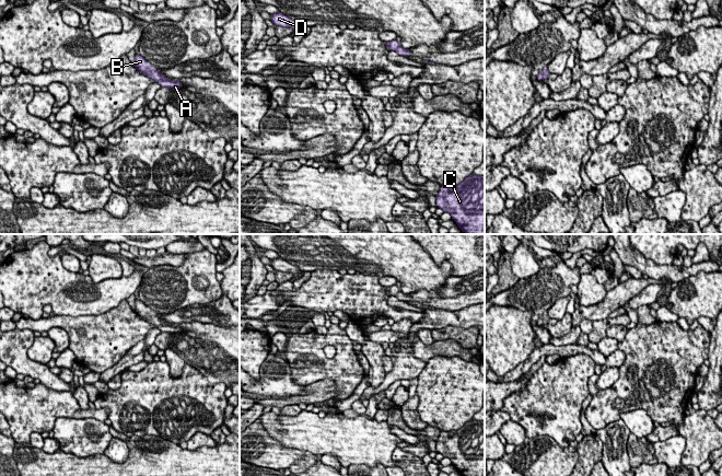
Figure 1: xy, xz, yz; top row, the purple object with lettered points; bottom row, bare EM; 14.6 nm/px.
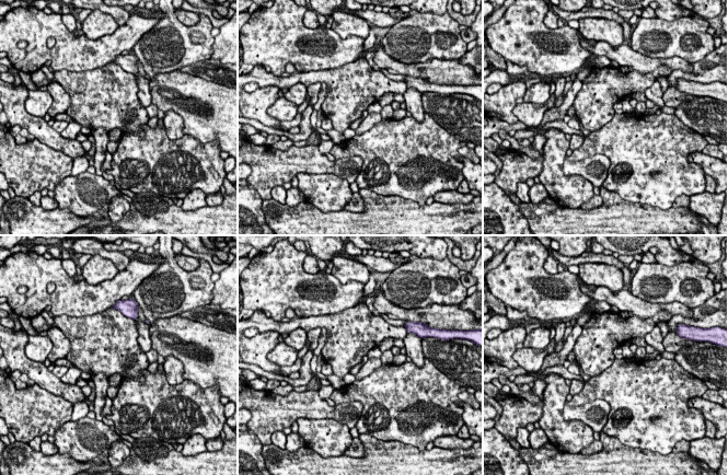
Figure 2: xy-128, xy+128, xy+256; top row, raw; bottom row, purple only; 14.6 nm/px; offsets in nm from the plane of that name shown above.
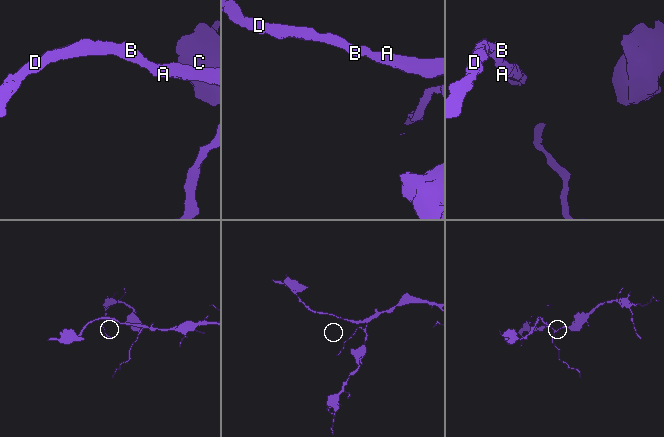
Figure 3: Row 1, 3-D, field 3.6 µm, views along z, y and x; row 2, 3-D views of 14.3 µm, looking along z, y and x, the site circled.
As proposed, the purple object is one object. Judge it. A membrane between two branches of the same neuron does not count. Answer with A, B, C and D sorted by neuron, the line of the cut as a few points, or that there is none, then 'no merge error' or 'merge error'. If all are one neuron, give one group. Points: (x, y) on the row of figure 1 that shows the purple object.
groups A B C D; cut none; no merge error

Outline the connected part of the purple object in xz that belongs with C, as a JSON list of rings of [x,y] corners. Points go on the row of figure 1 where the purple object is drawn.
[[[471,174],[457,185],[441,186],[435,201],[466,234],[485,234],[485,175]]]

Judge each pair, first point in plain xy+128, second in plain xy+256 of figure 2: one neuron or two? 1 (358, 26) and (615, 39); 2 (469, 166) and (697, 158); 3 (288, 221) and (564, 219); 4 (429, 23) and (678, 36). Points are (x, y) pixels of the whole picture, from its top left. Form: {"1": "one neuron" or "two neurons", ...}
{"1": "one neuron", "2": "one neuron", "3": "one neuron", "4": "one neuron"}

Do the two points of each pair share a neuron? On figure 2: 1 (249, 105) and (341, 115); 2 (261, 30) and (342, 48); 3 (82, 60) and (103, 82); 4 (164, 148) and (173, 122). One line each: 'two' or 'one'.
1: two
2: one
3: two
4: two

